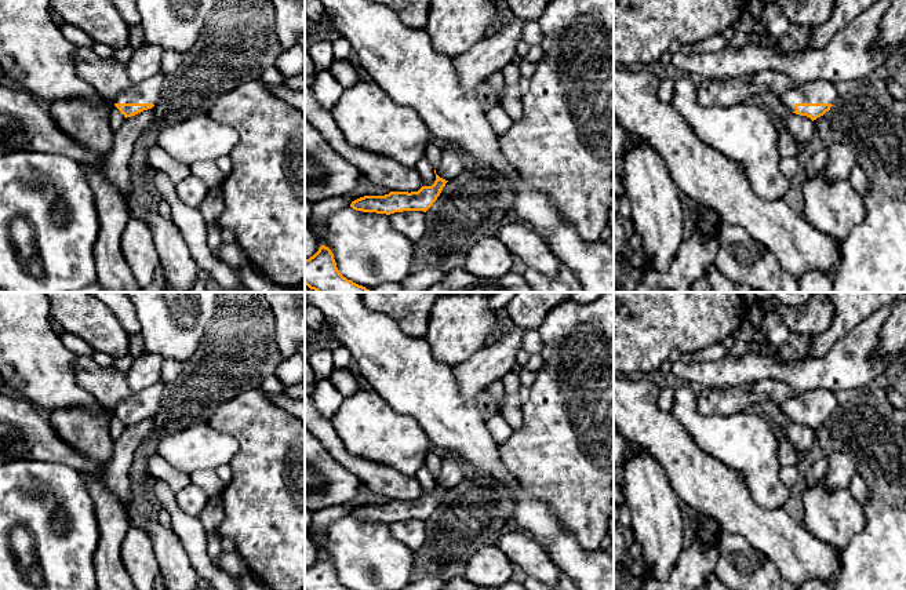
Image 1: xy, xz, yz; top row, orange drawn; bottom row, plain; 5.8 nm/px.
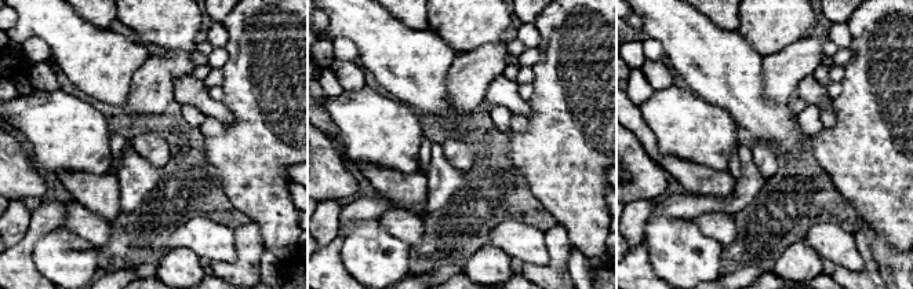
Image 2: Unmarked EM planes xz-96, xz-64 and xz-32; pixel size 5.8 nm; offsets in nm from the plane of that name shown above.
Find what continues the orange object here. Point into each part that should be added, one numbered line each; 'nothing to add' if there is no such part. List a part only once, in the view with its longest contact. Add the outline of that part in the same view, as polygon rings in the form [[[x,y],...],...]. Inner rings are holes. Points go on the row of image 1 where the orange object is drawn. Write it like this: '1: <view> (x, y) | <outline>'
1: yz (819, 91) | [[[814,80],[800,84],[781,96],[785,108],[794,112],[796,103],[836,103],[838,92],[833,83],[826,80]]]

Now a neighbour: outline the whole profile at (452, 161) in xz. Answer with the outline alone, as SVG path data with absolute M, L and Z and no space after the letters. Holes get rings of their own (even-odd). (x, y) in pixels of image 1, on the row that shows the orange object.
M445 143L443 146L441 159L434 165L434 170L440 178L451 181L452 178L459 175L466 167L467 161L465 154L459 149Z

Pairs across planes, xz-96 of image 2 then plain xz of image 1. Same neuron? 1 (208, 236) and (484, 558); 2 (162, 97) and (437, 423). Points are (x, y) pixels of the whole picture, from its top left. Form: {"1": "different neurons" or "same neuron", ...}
{"1": "different neurons", "2": "different neurons"}

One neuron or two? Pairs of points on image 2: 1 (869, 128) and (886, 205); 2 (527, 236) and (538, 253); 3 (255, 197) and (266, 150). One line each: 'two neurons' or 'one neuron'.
1: one neuron
2: one neuron
3: one neuron

